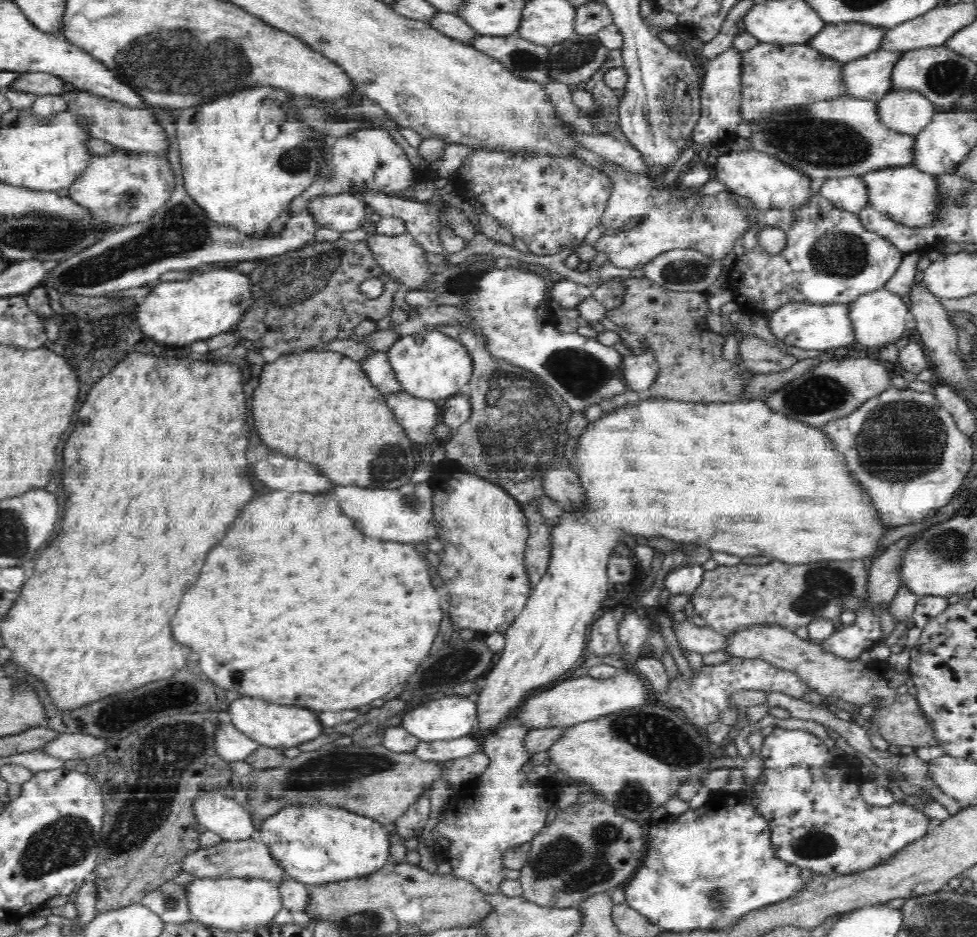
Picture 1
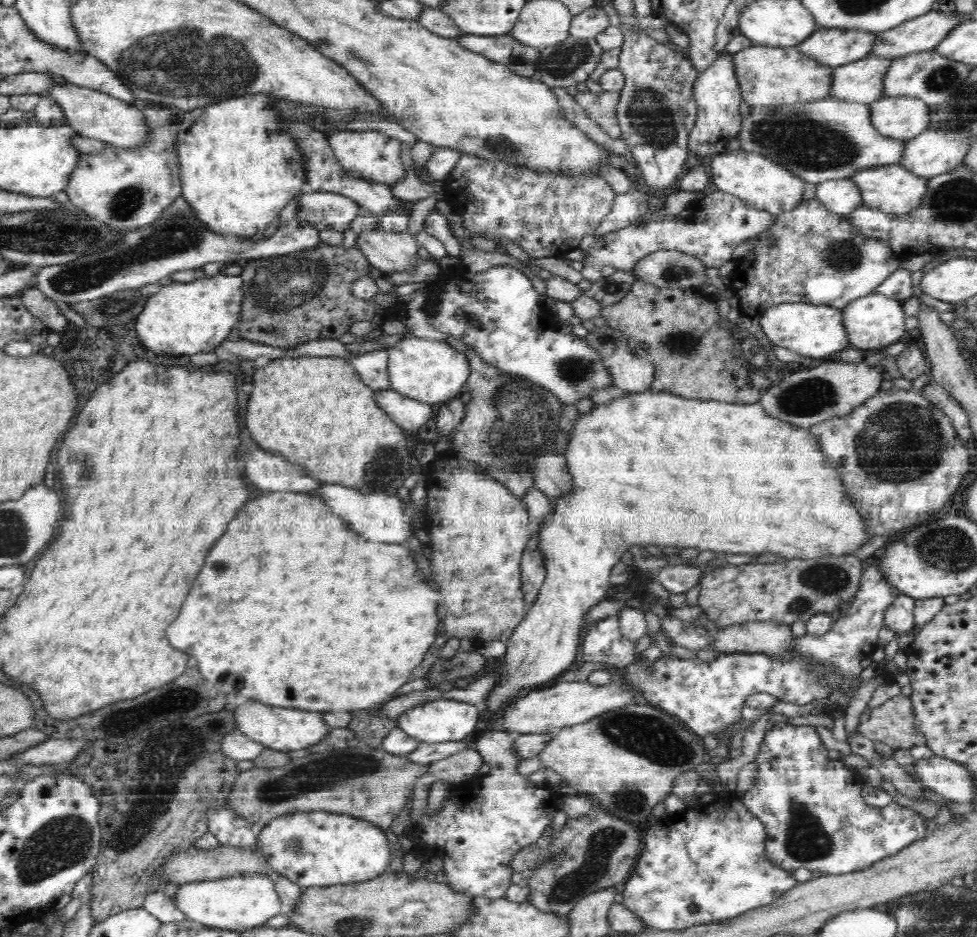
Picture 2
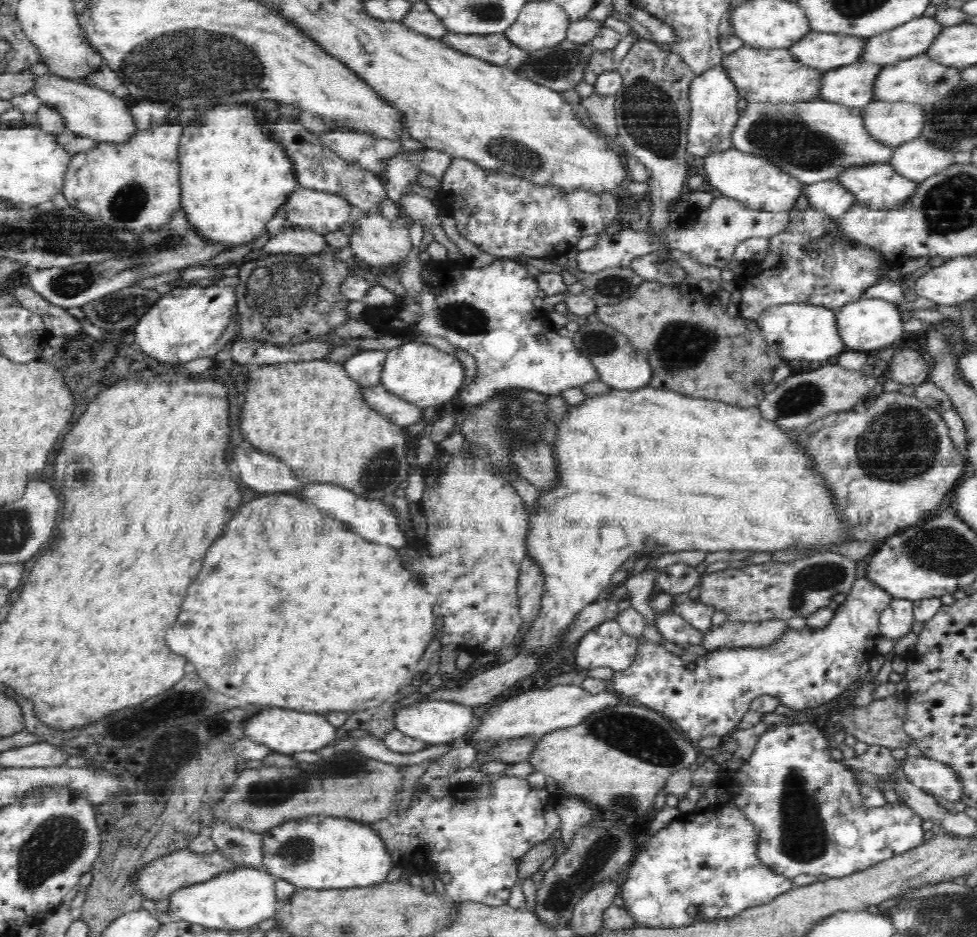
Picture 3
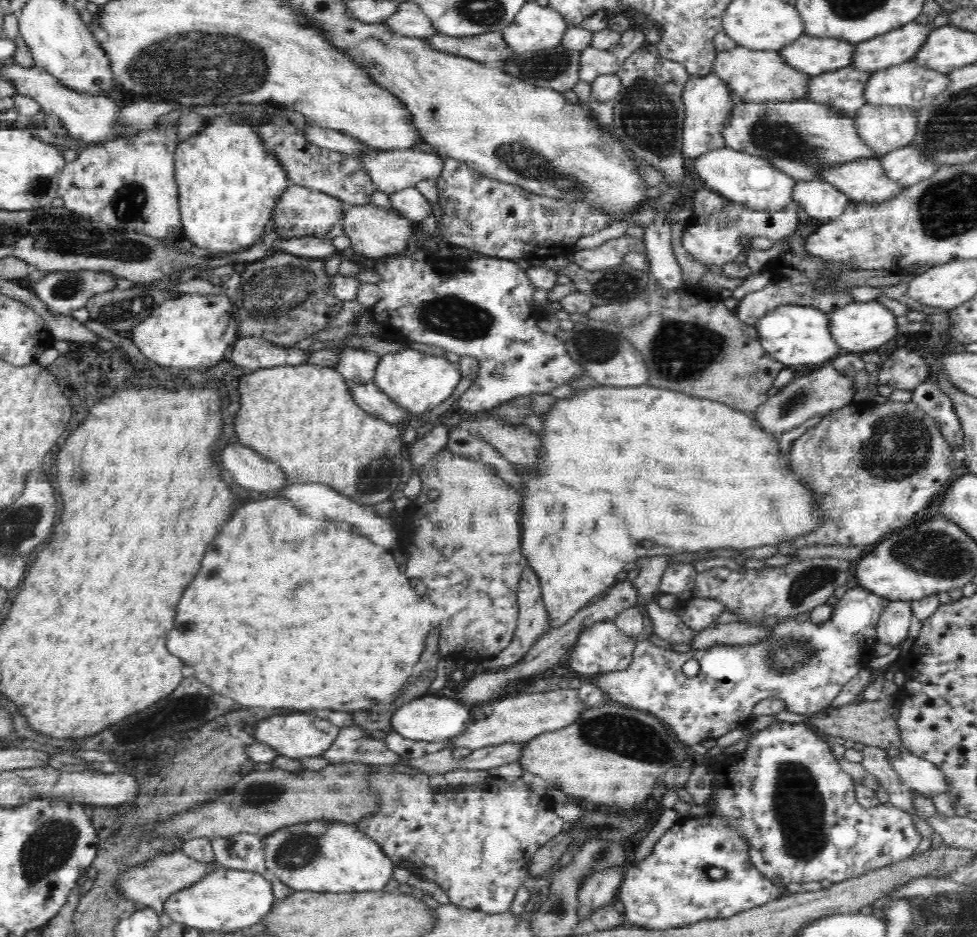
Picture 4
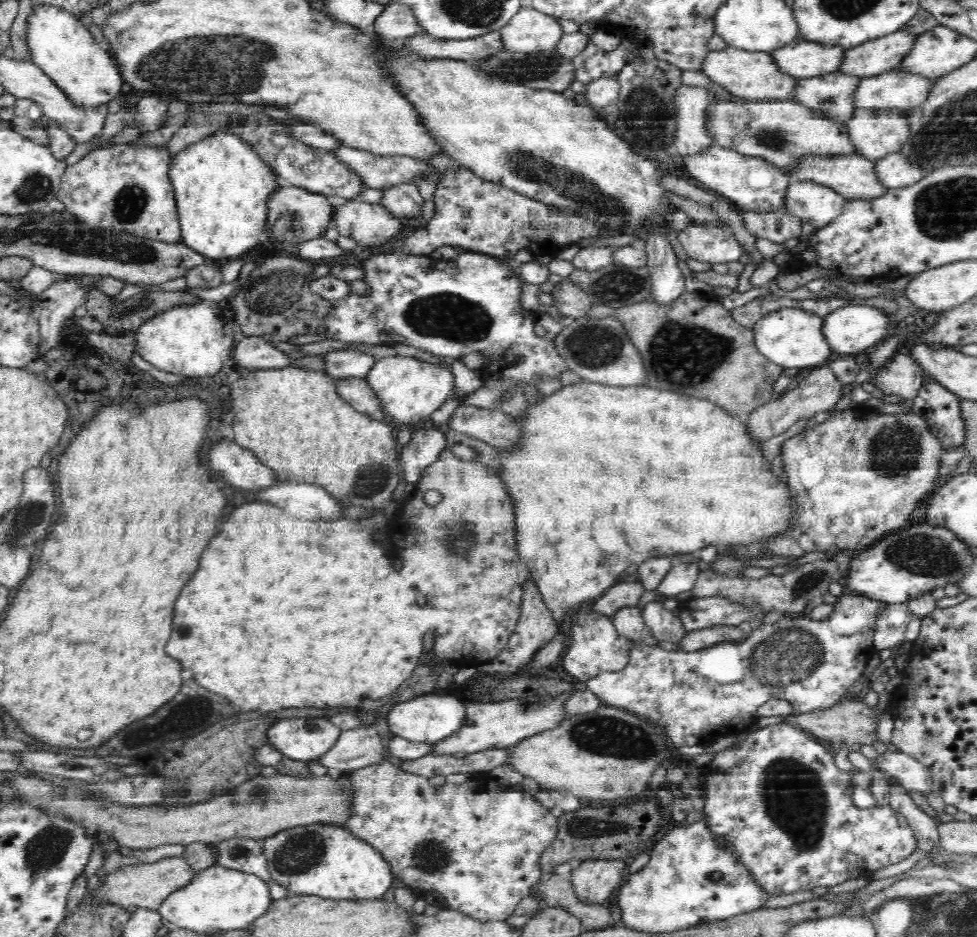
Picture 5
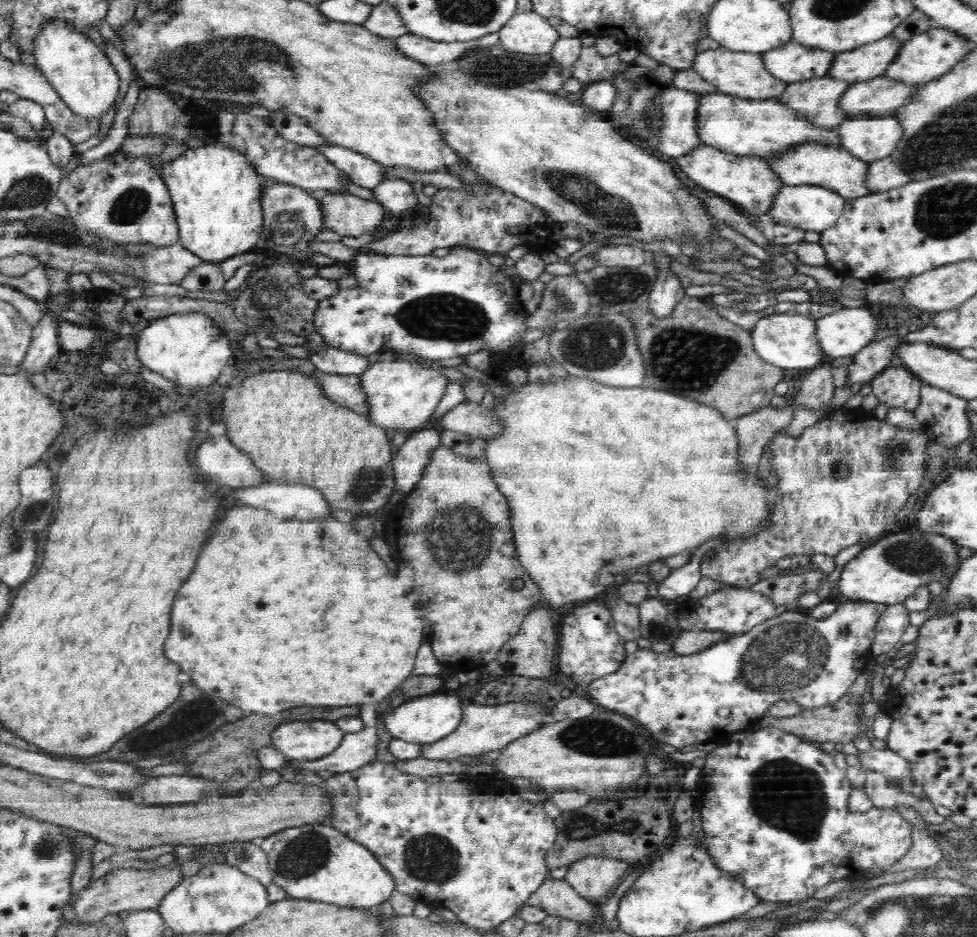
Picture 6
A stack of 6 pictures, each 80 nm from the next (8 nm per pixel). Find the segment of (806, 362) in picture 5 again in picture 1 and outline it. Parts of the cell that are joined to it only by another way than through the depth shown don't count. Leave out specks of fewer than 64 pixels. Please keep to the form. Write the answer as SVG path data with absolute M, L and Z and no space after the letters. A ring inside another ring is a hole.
M849 301L818 303L794 303L781 306L770 314L768 326L778 338L785 338L791 346L804 349L819 349L826 351L830 348L856 344L857 329L852 319L852 306Z

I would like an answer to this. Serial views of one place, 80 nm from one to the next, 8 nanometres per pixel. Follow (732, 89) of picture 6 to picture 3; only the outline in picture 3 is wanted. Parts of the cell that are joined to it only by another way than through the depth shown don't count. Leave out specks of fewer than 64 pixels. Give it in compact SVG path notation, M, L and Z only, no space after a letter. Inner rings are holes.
M744 45L732 54L725 54L721 62L729 68L739 96L746 98L750 104L805 103L821 98L822 89L825 88L827 72L816 66L808 66L790 49L763 49Z

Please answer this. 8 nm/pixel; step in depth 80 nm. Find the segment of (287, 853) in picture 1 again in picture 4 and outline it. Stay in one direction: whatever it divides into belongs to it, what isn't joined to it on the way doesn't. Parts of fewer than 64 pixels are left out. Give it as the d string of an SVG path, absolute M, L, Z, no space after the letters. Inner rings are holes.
M328 818L288 824L263 837L265 874L268 879L278 879L295 891L358 892L380 890L393 878L395 862L386 856L382 847L356 823L340 822Z

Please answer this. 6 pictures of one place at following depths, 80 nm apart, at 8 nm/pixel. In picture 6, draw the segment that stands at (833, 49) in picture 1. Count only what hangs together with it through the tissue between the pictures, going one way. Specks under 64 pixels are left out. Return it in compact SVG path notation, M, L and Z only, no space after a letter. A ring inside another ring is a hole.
M795 40L764 53L770 73L788 83L826 77L834 68L837 54L836 50L806 46Z

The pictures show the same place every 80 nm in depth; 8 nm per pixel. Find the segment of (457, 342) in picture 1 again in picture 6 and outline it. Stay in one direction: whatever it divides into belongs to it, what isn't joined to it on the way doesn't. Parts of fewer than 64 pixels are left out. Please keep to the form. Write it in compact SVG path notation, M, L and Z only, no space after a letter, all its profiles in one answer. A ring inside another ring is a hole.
M392 357L372 363L360 377L371 404L368 418L372 423L391 432L401 429L410 433L432 420L432 414L440 404L443 394L446 394L447 386L452 383L446 375L442 375L440 369L434 370L416 361L396 360Z

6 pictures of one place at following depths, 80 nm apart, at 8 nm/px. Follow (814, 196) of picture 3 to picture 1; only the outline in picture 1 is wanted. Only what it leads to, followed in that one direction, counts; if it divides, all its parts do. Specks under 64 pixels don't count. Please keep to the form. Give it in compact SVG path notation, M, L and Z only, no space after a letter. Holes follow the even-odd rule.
M862 174L826 179L819 193L834 202L836 207L860 213L869 206L869 185Z

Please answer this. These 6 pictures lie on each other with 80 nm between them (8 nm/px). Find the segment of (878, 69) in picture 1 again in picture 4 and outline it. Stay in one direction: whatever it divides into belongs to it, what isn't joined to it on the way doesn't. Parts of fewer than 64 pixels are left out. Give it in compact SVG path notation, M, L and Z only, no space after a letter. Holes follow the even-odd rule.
M848 65L842 69L827 71L814 77L809 98L826 106L837 106L847 114L856 115L867 102L865 92L874 71L862 70Z

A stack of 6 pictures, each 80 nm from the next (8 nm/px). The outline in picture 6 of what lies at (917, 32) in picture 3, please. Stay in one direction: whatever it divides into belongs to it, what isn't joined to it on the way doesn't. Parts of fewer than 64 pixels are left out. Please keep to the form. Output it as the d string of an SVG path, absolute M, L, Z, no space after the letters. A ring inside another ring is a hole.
M888 35L837 54L830 77L852 83L883 76L905 47L896 36Z

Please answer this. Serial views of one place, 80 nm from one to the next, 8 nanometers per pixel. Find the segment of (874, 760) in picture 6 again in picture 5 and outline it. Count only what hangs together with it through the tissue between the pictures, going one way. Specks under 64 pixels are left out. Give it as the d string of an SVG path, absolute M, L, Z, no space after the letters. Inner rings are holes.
M899 750L882 754L877 762L875 765L878 768L896 777L904 788L918 790L923 796L936 789L933 786L932 766L926 766L921 759Z

